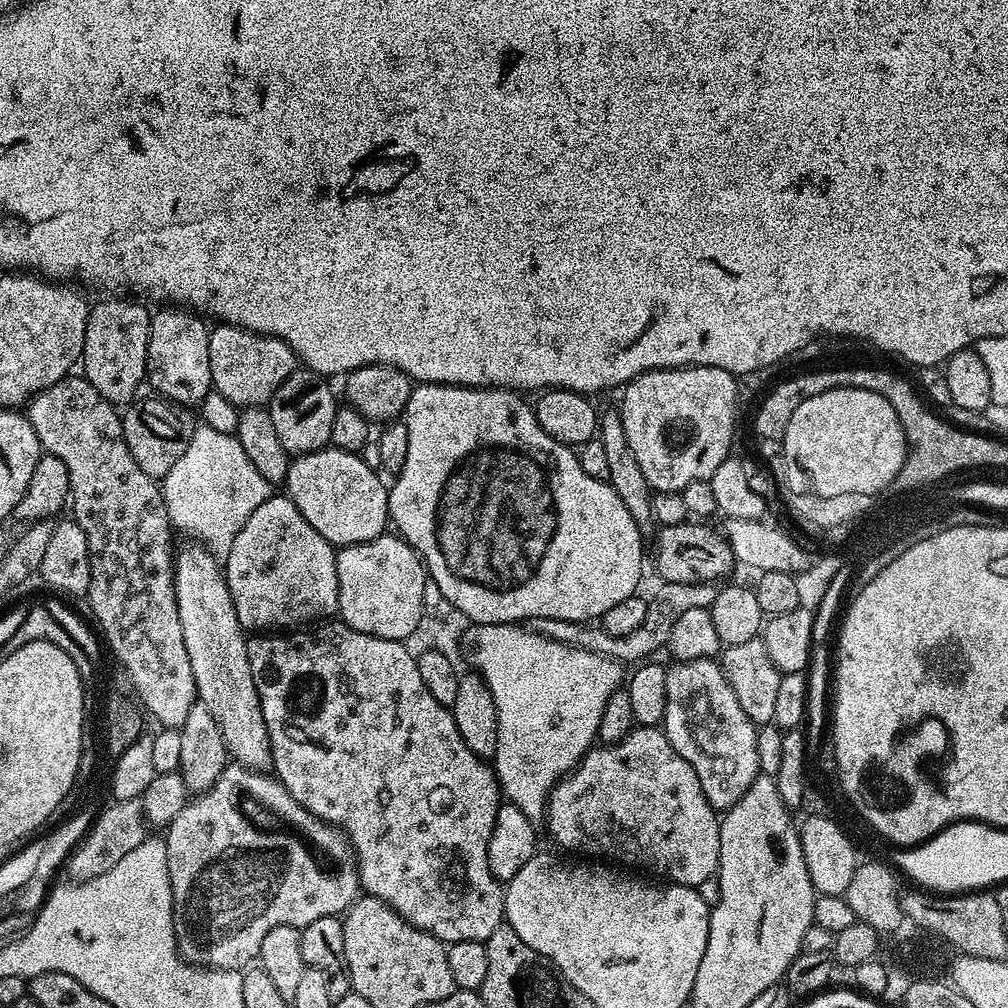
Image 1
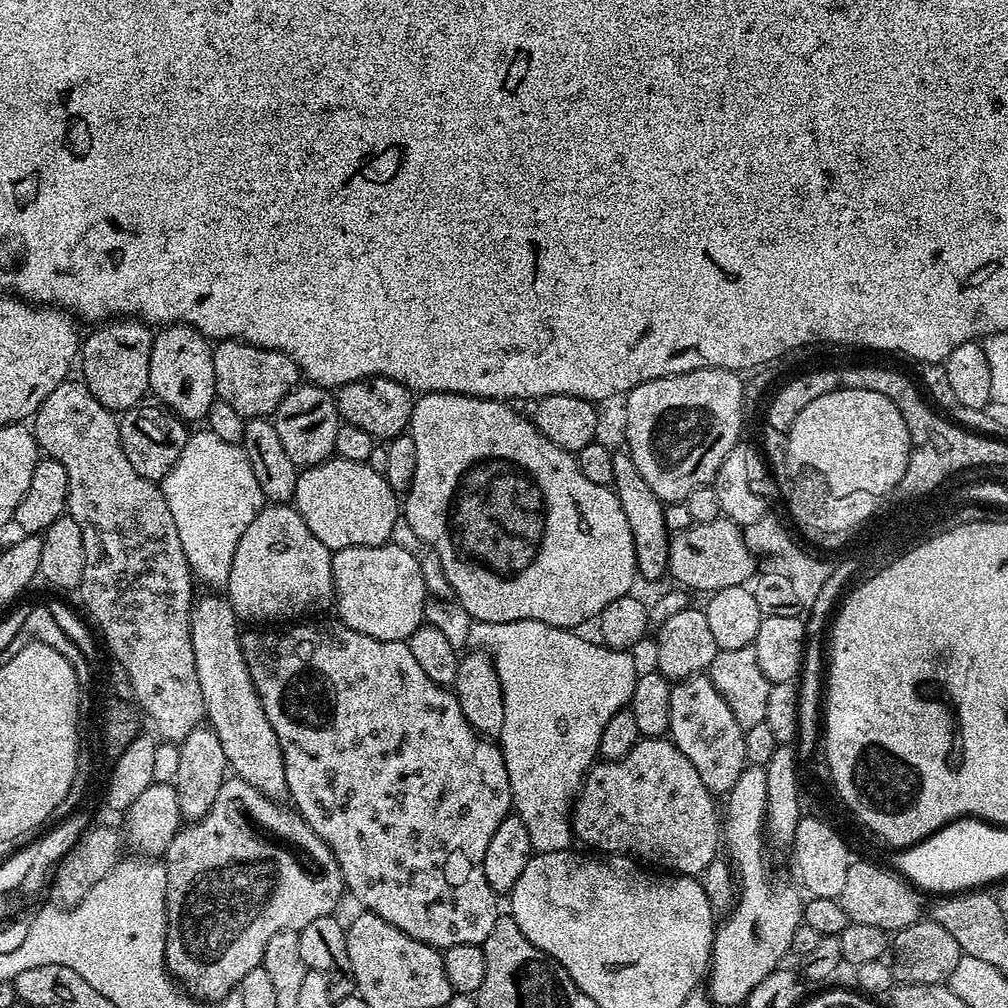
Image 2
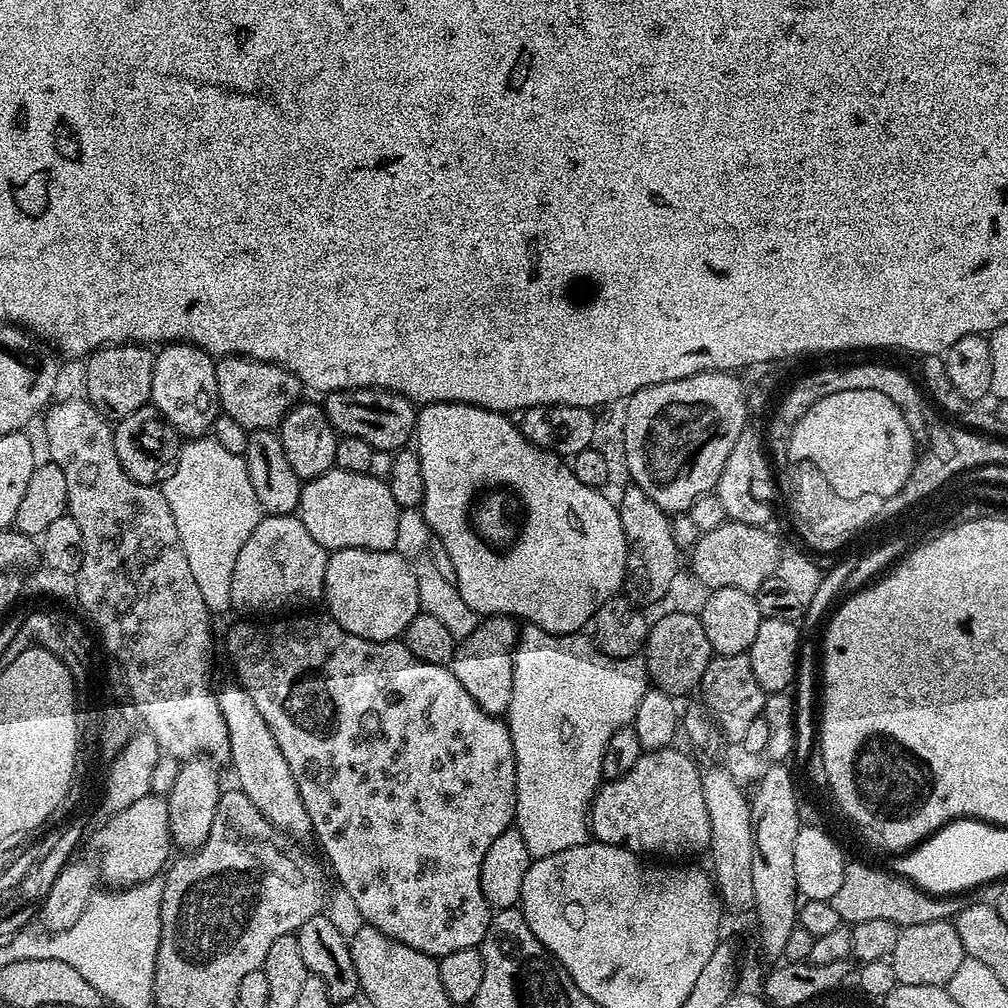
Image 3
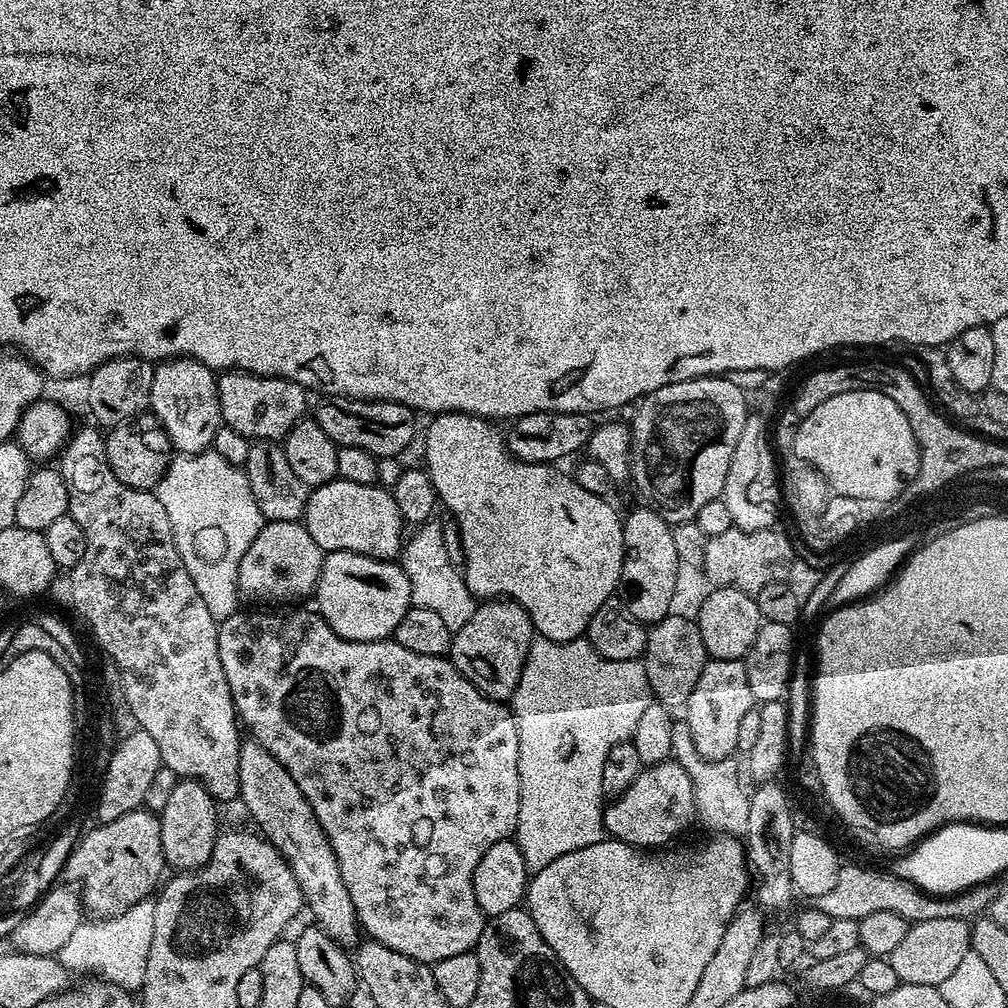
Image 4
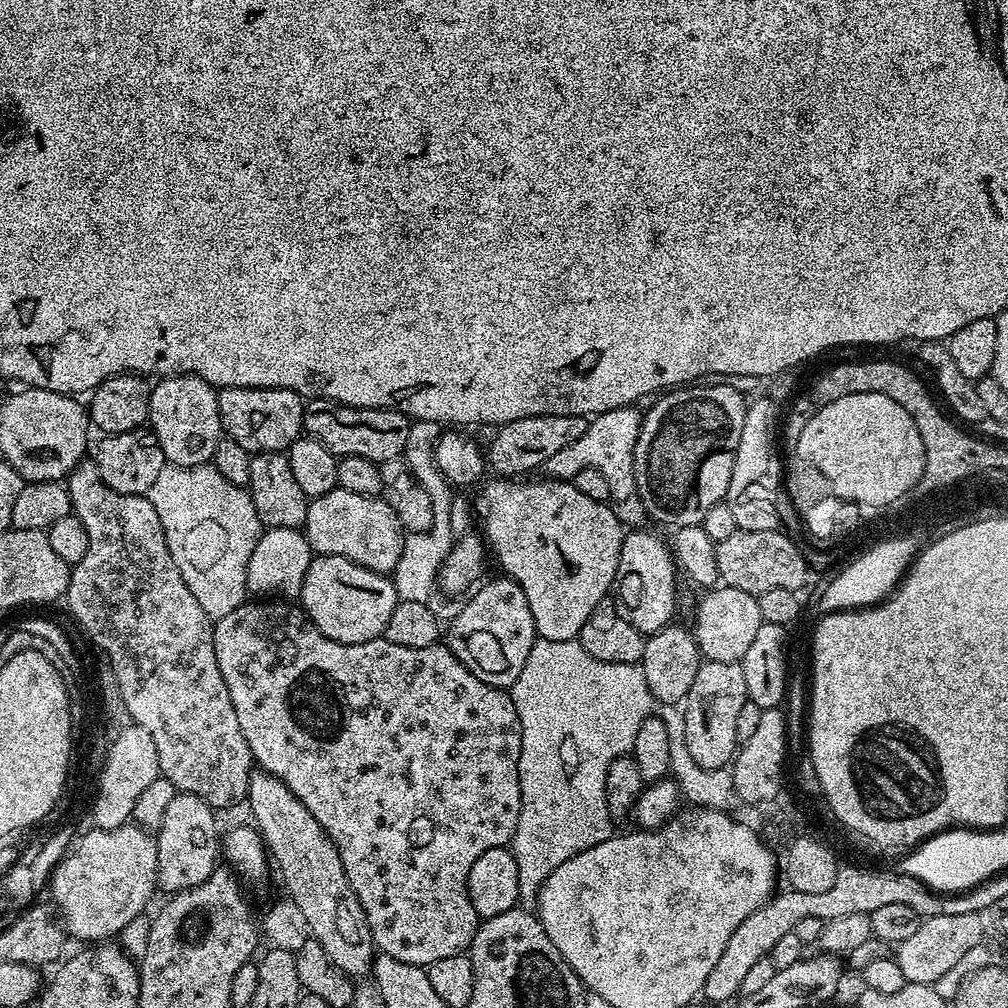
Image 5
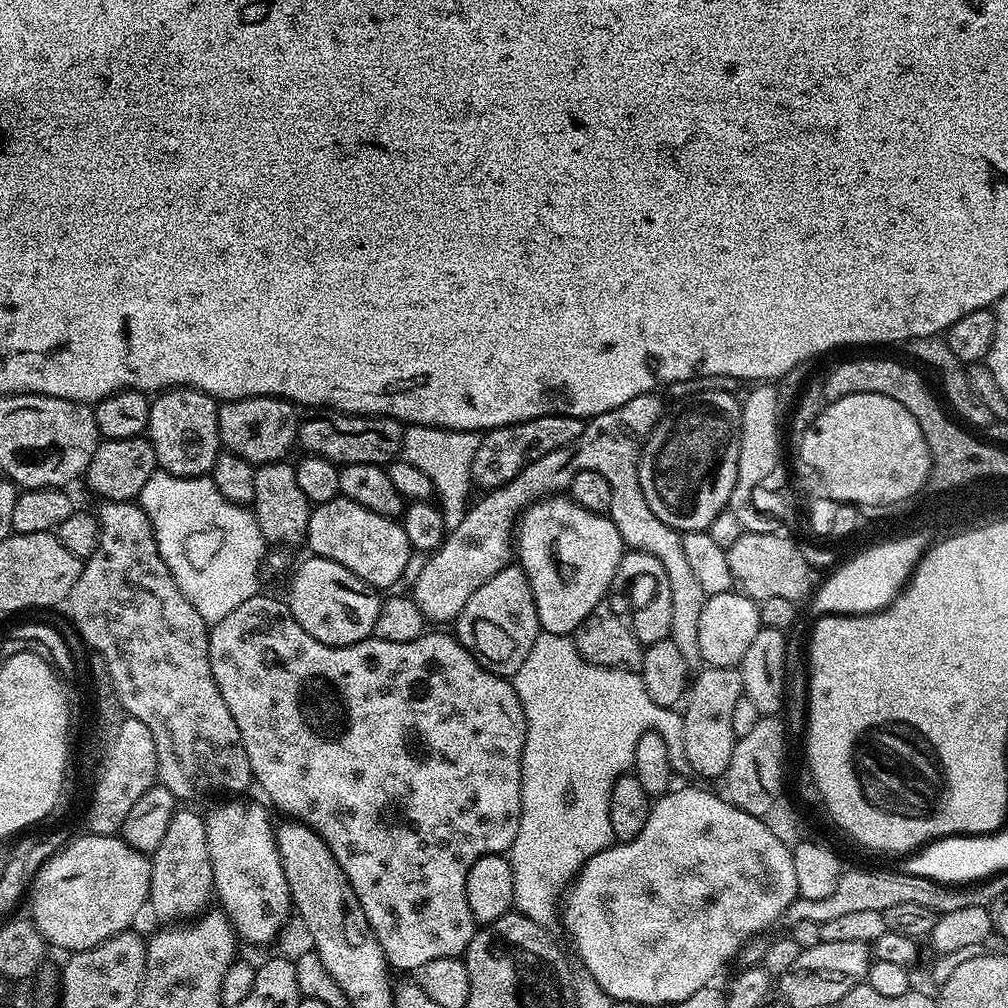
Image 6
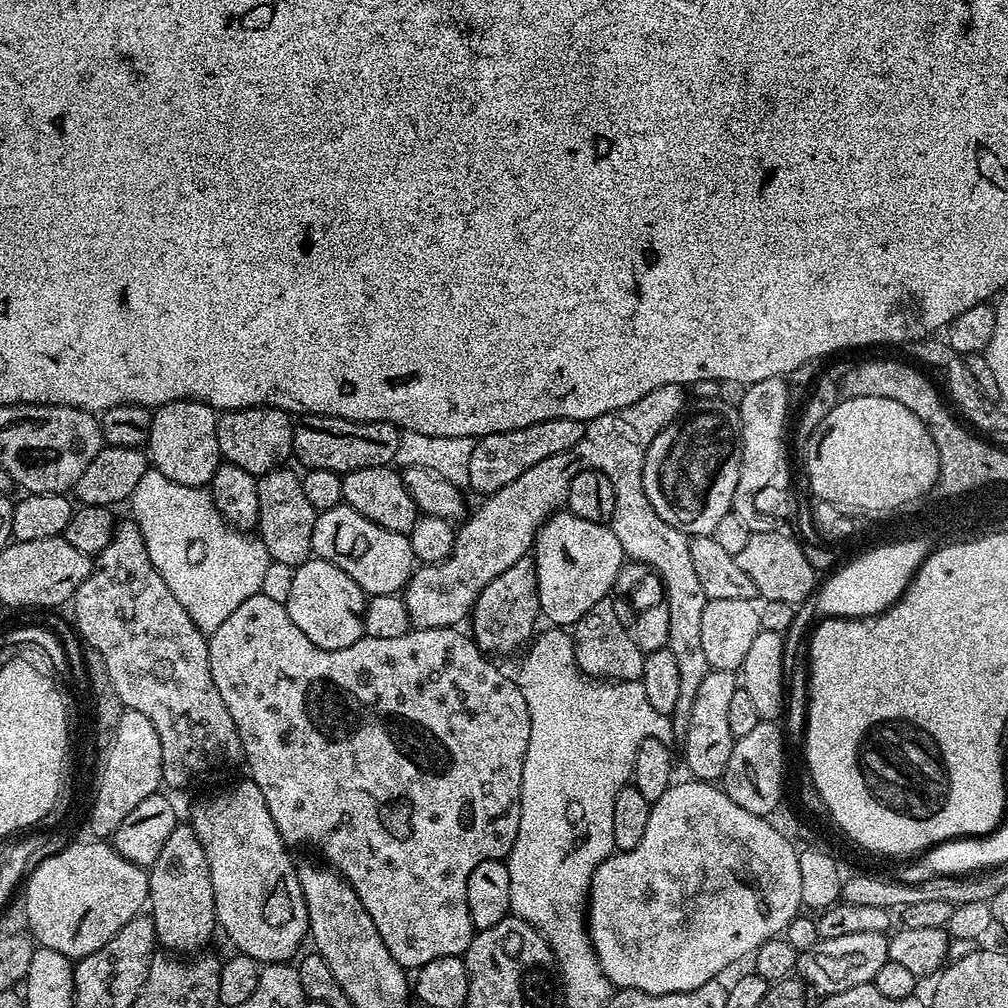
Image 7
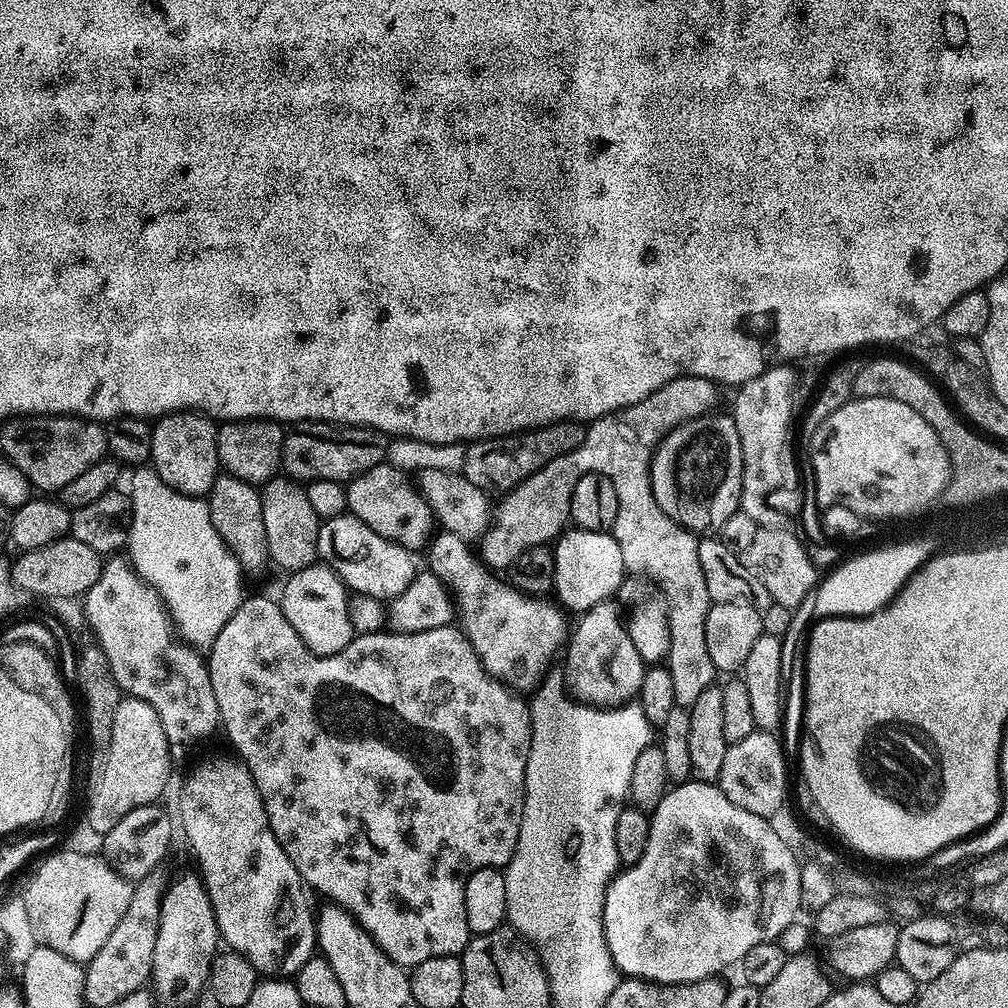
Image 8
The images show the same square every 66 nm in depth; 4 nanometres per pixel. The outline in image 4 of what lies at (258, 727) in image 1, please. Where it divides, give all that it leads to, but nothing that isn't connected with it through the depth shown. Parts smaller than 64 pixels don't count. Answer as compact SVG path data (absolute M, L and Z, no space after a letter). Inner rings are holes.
M251 738L245 739L240 745L238 782L240 783L239 803L244 803L245 810L252 815L253 822L257 824L255 827L262 833L263 839L269 840L282 854L282 858L288 862L304 895L307 911L312 911L312 916L316 919L313 921L322 931L330 934L330 938L334 938L334 942L343 946L350 946L352 943L355 945L361 939L362 929L356 918L354 902L350 902L350 890L346 890L346 882L342 882L342 870L338 870L338 858L314 814L310 802L306 802L302 790L298 790L298 782L294 782L294 778L290 778L286 766L282 766L282 762L278 762L274 758L274 754L270 754L261 744L257 744Z

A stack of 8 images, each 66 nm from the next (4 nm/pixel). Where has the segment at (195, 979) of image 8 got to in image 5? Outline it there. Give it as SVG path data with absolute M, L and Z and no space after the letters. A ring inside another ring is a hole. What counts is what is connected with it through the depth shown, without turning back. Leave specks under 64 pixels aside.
M177 792L170 806L166 806L162 826L154 832L158 850L156 883L163 891L165 888L165 893L175 894L206 882L206 878L210 878L218 866L218 853L222 844L218 832L216 836L216 816L217 813L206 802L202 802L202 798L194 798L194 794L185 792Z

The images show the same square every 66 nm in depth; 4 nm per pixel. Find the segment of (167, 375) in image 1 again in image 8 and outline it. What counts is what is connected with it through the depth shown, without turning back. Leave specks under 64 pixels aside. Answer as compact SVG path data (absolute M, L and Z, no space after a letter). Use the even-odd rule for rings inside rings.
M171 412L169 416L161 416L152 424L152 459L150 467L156 471L158 478L166 482L174 490L187 496L207 497L209 490L214 486L216 477L221 475L218 446L216 445L216 429L211 416L203 412Z

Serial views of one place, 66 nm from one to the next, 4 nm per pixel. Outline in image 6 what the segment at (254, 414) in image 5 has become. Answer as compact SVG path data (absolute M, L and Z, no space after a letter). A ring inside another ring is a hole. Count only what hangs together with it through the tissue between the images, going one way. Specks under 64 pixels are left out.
M276 394L251 396L241 400L225 400L216 409L221 445L227 451L238 454L238 458L246 458L246 462L250 462L253 466L279 464L287 461L289 459L288 451L292 447L295 449L298 444L301 417L296 416L296 412L298 412L297 405L293 404L291 400L280 399L279 395Z

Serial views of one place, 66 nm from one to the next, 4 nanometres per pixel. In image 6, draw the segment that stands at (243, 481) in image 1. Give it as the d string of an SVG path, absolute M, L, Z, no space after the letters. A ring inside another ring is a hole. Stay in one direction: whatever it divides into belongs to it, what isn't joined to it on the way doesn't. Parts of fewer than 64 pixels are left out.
M157 470L150 474L146 486L142 486L138 503L140 509L151 518L158 550L178 590L186 594L186 602L190 602L190 606L234 604L235 610L237 606L242 606L242 602L257 595L260 564L262 568L266 560L266 541L256 521L256 513L251 507L235 504L224 497L222 490L214 486L211 475L182 478Z

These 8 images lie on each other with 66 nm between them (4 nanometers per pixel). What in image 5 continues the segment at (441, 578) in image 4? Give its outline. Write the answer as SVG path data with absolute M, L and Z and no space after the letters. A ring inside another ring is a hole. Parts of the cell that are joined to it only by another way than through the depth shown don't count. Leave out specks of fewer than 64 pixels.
M425 420L413 421L409 437L406 438L403 460L408 467L411 477L422 485L433 503L434 518L429 529L422 532L412 532L405 535L402 554L399 555L398 565L392 573L392 581L396 595L400 600L431 603L438 590L438 579L442 562L448 557L456 541L454 534L454 492L453 485L438 470L435 457L437 438L442 431L441 425Z

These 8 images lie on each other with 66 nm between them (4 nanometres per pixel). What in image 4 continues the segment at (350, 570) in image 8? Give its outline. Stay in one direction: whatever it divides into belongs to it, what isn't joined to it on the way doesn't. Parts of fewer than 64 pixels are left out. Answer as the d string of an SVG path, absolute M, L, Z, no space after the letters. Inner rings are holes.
M339 478L309 491L302 523L308 529L310 538L314 538L314 542L318 542L318 546L324 549L325 553L357 552L370 558L390 561L395 561L401 553L400 531L406 528L405 521L400 518L398 502L394 502L389 489L380 487L379 483L363 484Z

